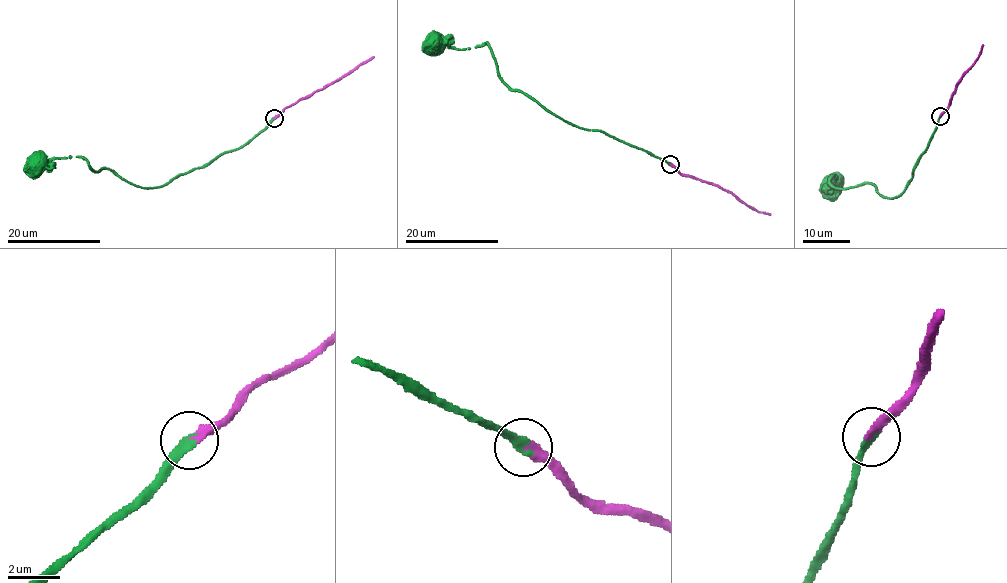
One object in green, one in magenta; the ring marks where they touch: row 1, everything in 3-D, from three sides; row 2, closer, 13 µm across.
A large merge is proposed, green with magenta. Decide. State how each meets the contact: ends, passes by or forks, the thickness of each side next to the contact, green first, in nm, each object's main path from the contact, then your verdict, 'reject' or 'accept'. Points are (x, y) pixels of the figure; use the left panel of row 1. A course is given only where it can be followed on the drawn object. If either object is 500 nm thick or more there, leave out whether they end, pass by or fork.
green ends | magenta ends | 360/280 nm | green via (273, 118), (239, 147), (156, 188), (130, 184), (109, 169), (95, 170), (76, 156), (43, 159), (35, 165) | magenta via (273, 118), (373, 57) | accept

